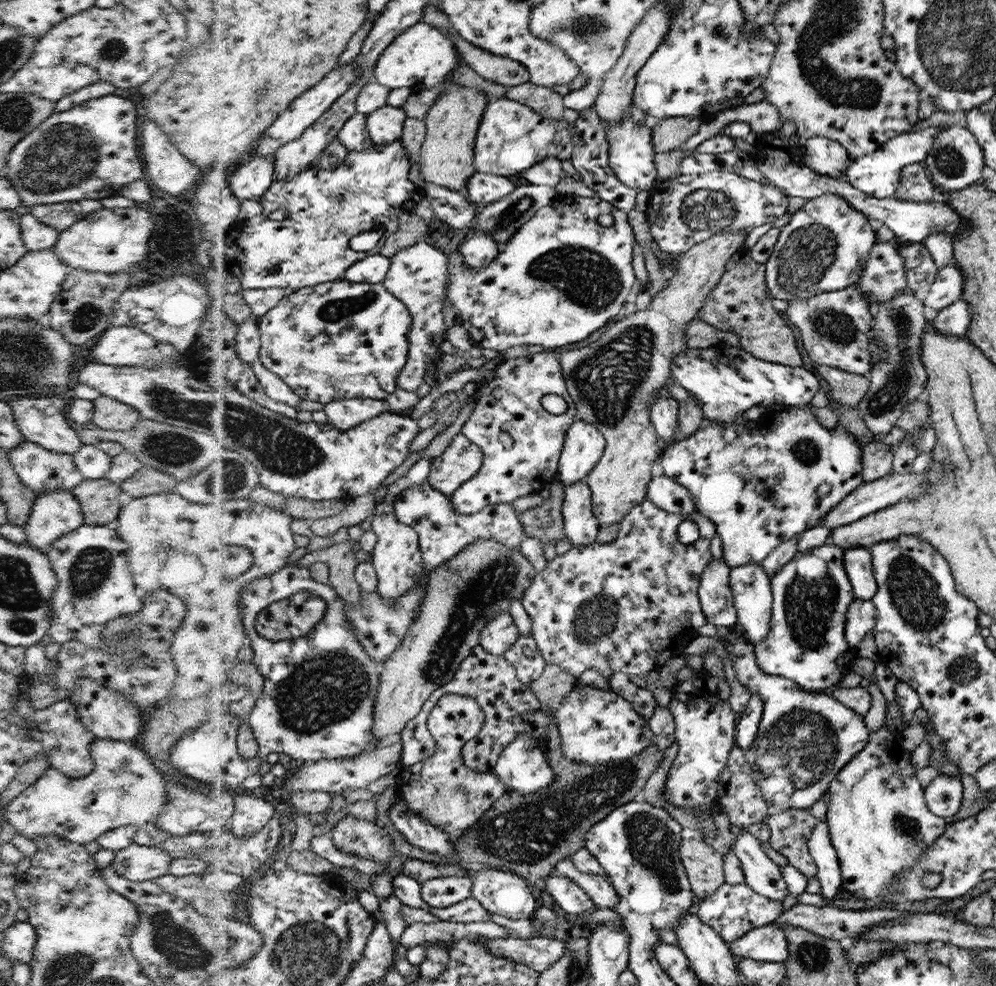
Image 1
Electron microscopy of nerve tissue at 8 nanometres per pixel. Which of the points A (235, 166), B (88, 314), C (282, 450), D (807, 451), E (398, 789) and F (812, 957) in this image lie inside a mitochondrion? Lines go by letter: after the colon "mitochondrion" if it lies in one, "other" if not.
A: other
B: mitochondrion
C: mitochondrion
D: mitochondrion
E: other
F: mitochondrion

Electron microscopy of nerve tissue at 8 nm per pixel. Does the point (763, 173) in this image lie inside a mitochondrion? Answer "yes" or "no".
no

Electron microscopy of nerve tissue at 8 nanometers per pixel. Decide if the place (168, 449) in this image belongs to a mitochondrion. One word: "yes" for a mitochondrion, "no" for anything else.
yes

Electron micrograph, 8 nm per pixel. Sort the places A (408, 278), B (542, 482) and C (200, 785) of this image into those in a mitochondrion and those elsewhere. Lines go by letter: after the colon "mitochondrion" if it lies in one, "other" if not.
A: other
B: other
C: other

